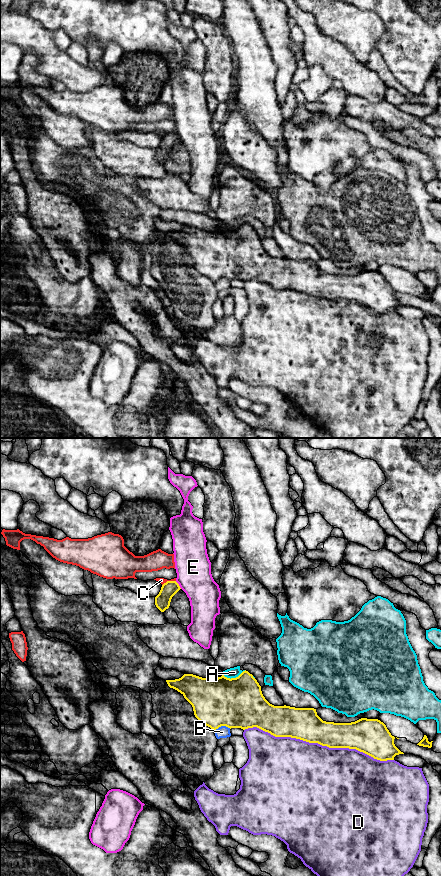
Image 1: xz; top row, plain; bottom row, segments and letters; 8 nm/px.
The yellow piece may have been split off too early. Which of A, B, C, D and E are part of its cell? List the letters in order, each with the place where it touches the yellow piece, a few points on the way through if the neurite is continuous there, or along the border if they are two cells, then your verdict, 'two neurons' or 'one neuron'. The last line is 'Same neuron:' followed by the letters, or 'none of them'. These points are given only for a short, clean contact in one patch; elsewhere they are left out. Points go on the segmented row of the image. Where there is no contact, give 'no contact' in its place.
A: contact xz (234, 678); two neurons
B: contact xz (222, 725); two neurons
C: contact xz (168, 581); border xz (175, 580), (167, 580), (162, 585); two neurons
D: contact xz (319, 743); two neurons
E: contact xz (178, 585); two neurons
Same neuron: none of them

